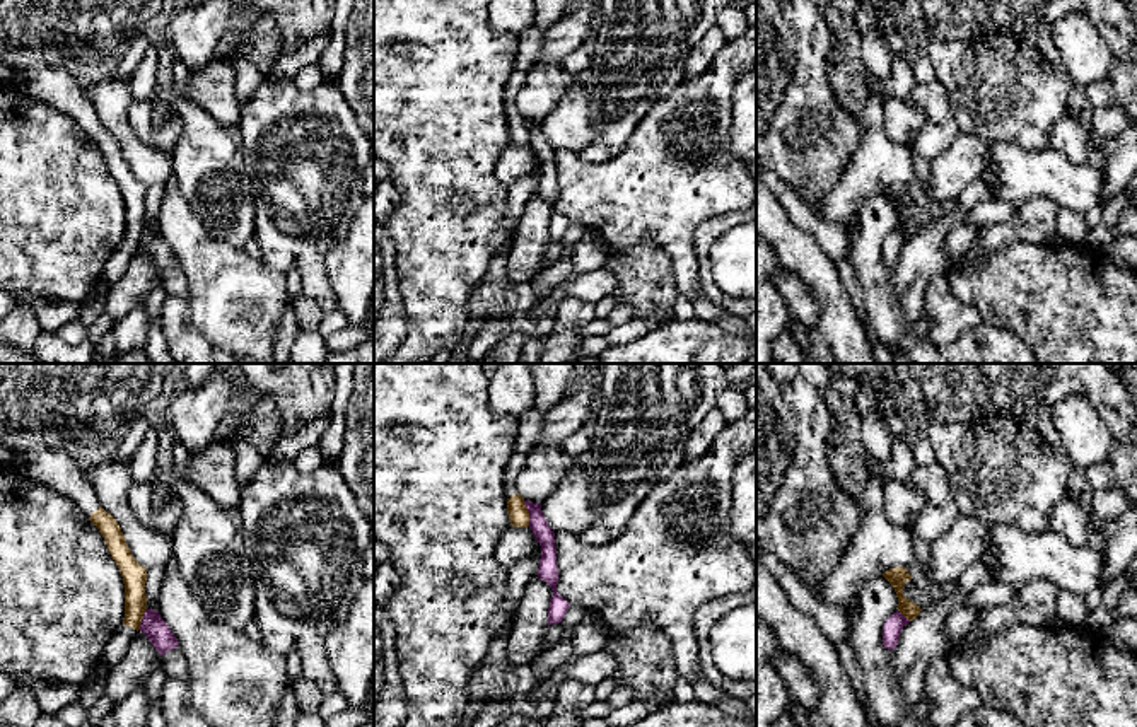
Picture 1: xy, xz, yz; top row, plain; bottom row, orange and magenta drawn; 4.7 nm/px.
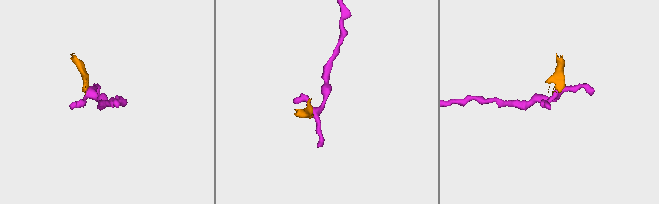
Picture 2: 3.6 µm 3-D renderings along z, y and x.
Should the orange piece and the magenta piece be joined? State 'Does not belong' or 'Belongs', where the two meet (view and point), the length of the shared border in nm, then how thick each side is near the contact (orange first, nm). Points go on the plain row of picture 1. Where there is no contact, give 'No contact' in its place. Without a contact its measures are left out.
Does not belong. Touches orange at xz (528, 130). Shared border 120 nm. Thickness 100 nm (orange) against 90 nm

